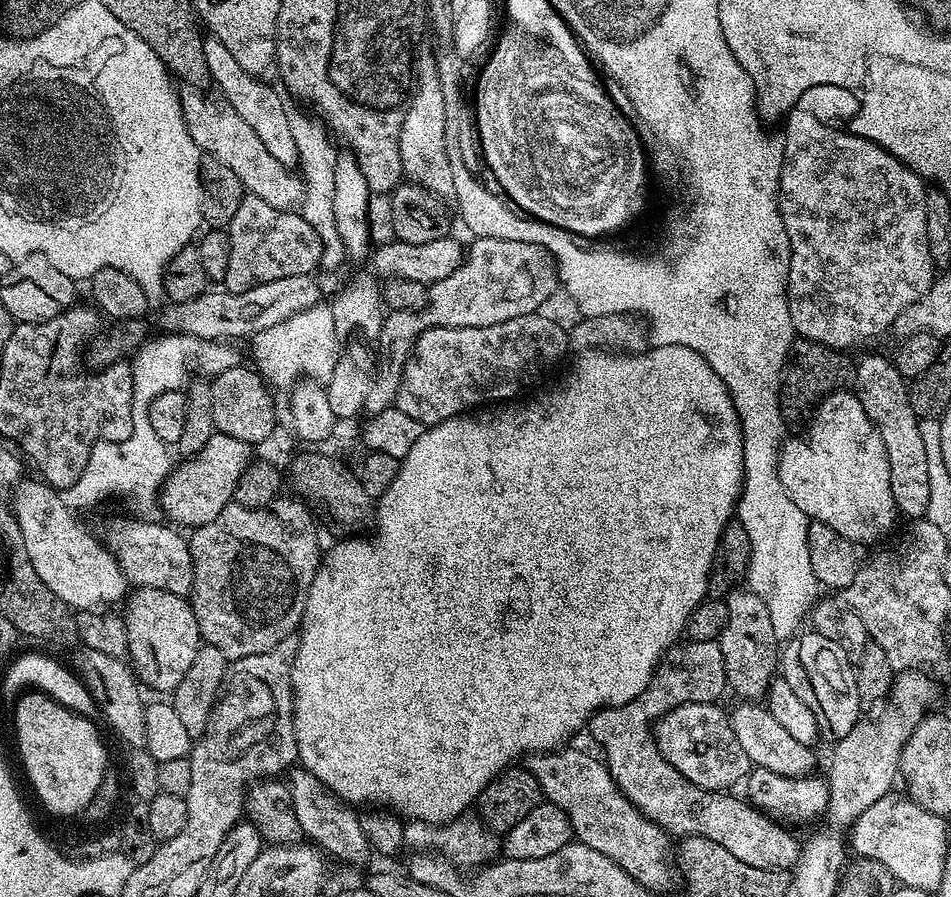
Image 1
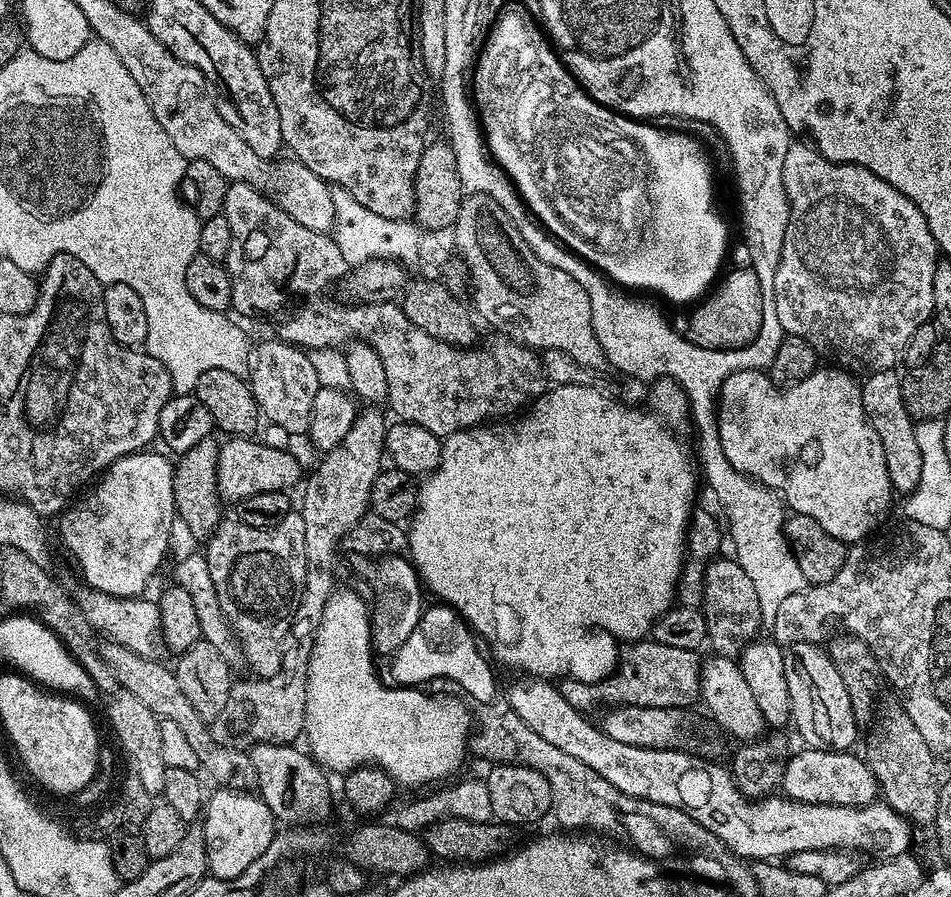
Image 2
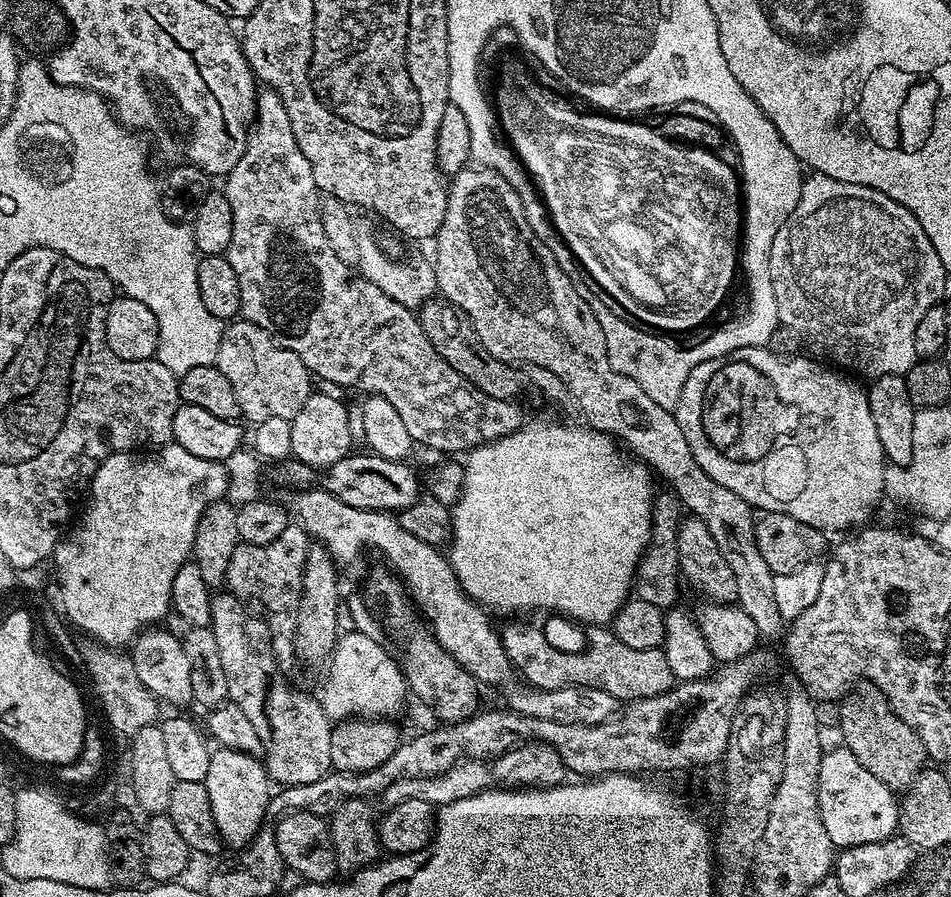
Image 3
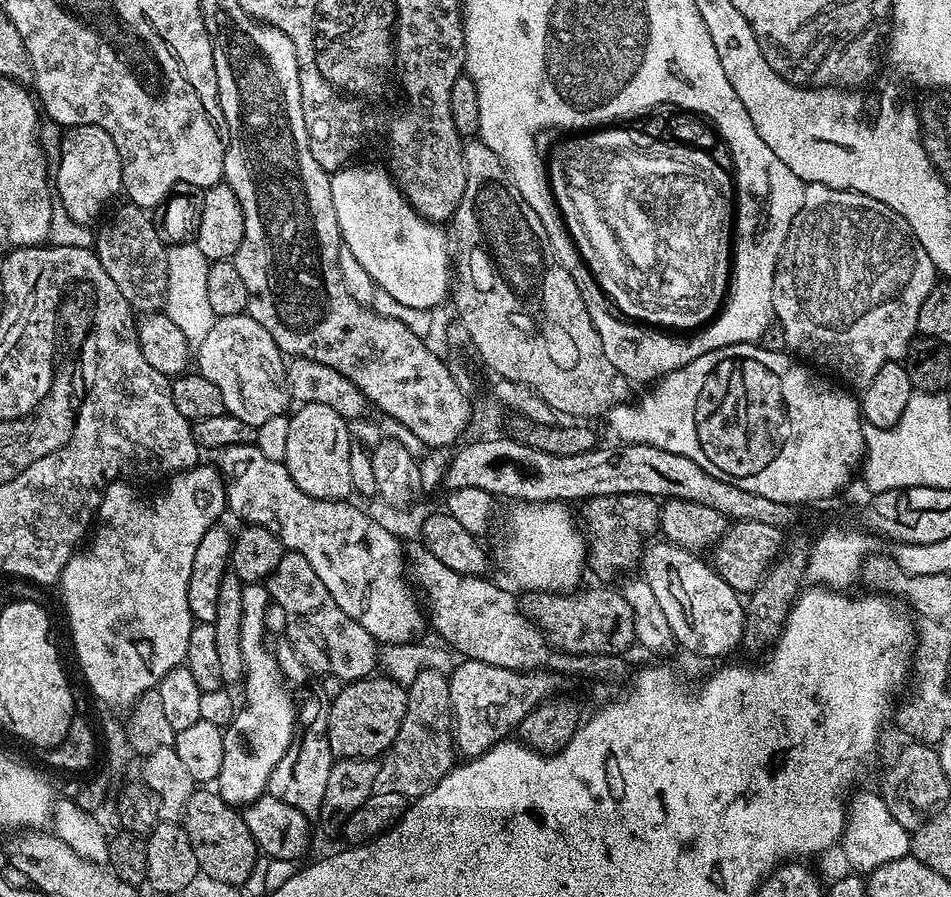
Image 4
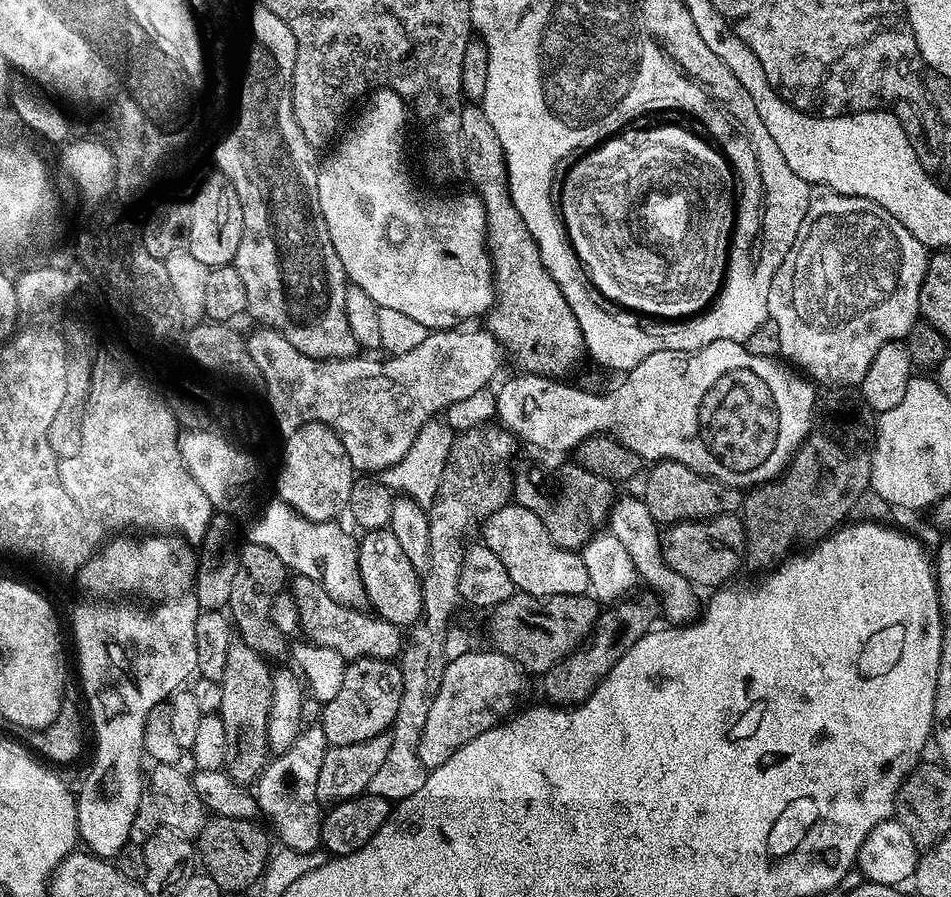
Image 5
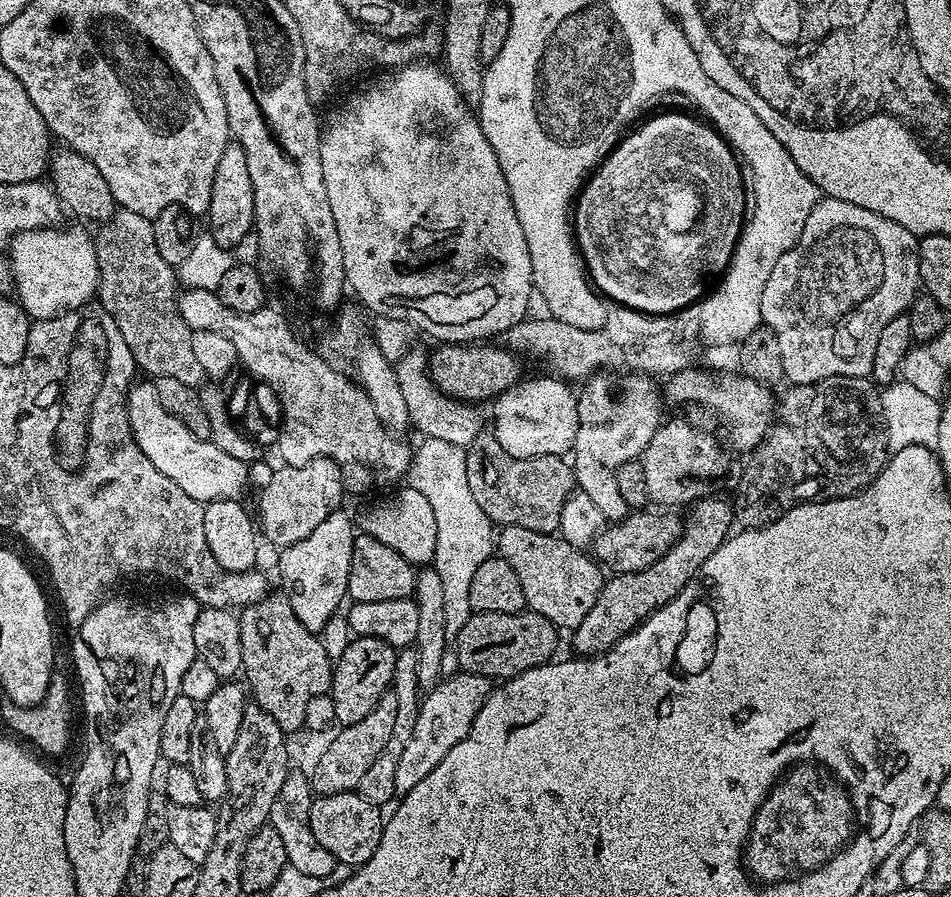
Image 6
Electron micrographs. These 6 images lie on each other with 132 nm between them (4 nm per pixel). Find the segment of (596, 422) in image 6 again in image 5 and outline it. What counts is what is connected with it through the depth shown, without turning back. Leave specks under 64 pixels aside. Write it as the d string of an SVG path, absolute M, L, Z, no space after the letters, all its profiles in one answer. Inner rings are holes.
M639 495L624 496L621 500L619 497L613 503L607 521L610 523L610 531L614 534L614 538L618 538L618 542L622 542L626 554L630 554L630 562L634 562L637 577L643 583L645 580L663 599L664 616L668 619L665 621L672 626L691 621L697 615L696 596L692 593L694 585L687 577L673 570L664 559L661 529L643 499Z

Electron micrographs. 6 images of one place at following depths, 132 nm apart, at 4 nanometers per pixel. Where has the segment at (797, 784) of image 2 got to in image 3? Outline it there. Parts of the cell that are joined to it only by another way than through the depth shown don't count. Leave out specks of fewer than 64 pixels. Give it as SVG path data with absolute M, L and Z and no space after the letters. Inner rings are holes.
M837 746L820 757L816 779L816 804L820 807L822 826L830 834L830 842L837 849L862 846L866 842L882 842L897 835L900 823L900 805L897 793L892 792L850 750Z

